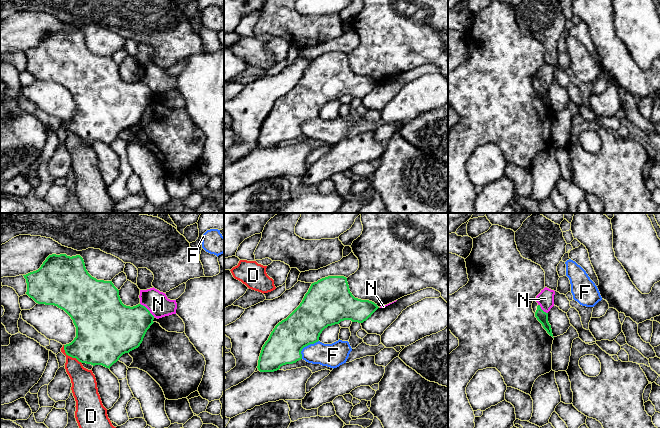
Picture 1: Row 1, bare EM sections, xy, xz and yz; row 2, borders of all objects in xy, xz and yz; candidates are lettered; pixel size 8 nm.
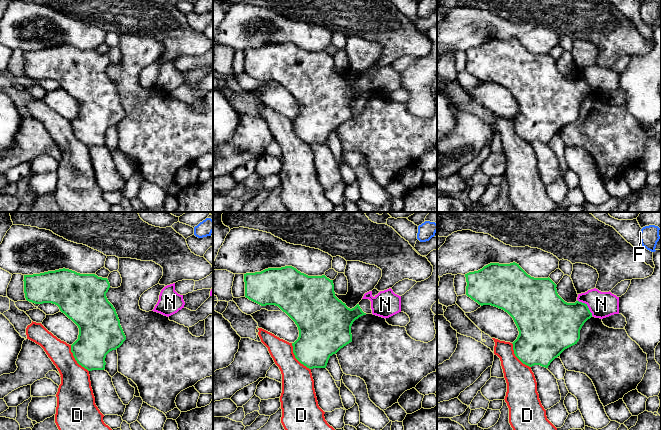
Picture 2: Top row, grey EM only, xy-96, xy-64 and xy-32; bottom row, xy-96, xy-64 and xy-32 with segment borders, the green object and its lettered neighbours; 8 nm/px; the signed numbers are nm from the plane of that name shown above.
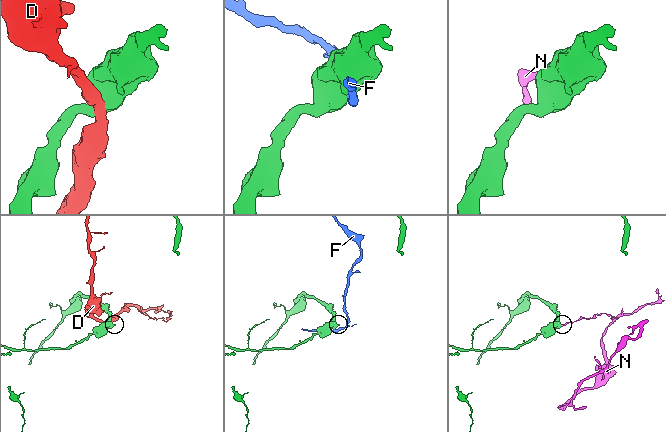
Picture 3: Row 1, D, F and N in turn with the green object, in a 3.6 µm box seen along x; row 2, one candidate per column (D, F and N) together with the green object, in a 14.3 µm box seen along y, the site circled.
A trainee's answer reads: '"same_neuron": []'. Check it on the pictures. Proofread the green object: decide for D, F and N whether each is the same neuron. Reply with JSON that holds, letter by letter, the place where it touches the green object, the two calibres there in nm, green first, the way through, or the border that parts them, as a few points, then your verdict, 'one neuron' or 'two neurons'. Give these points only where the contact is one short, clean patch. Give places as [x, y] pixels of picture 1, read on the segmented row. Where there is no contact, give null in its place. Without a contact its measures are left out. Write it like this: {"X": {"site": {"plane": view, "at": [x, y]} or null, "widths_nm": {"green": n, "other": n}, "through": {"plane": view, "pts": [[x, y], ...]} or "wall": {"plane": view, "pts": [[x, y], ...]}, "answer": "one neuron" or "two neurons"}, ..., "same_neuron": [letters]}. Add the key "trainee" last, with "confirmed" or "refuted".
{"D": {"site": {"plane": "xy", "at": [70, 356]}, "widths_nm": {"green": 360, "other": 190}, "answer": "two neurons"}, "F": {"site": {"plane": "xz", "at": [305, 346]}, "widths_nm": {"green": 300, "other": 190}, "answer": "two neurons"}, "N": {"site": {"plane": "xy", "at": [147, 309]}, "widths_nm": {"green": 360, "other": 180}, "wall": {"plane": "xy", "pts": [[140, 303], [154, 316]]}, "answer": "two neurons"}, "same_neuron": [], "trainee": "confirmed"}

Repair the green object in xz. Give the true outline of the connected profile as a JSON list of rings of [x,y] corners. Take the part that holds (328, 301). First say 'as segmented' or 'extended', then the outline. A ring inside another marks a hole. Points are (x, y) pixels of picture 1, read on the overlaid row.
as segmented; [[[328,276],[312,283],[300,305],[286,319],[279,322],[271,332],[262,347],[258,370],[274,372],[283,365],[296,363],[302,359],[302,349],[318,342],[325,328],[344,320],[363,323],[378,308],[377,304],[372,301],[355,298],[344,276]]]

